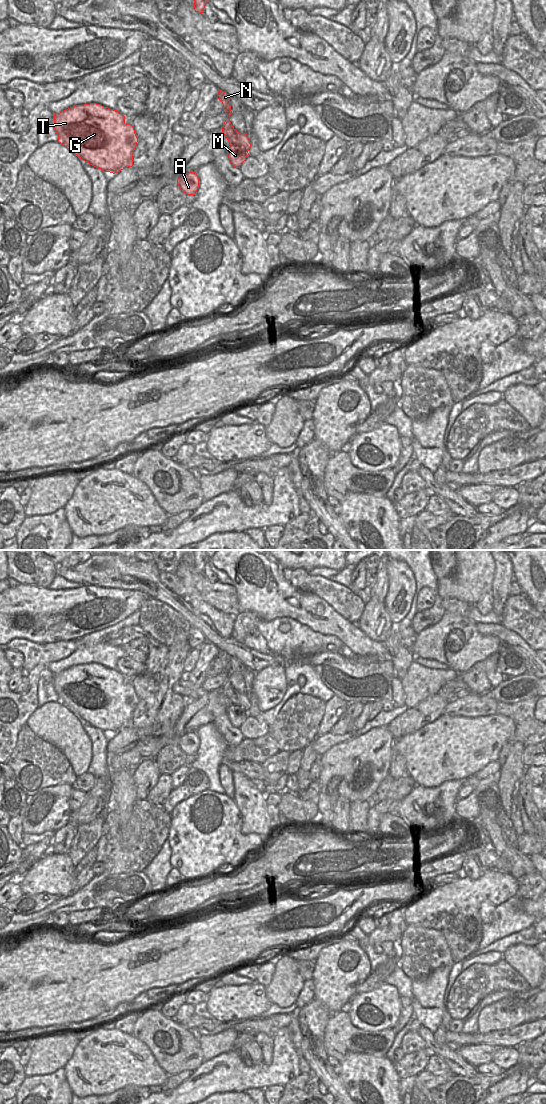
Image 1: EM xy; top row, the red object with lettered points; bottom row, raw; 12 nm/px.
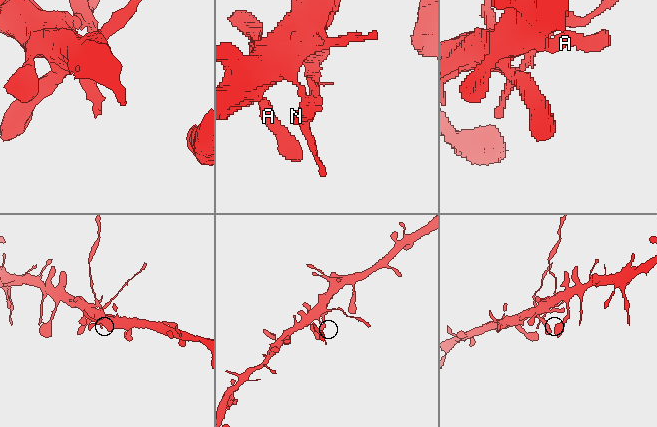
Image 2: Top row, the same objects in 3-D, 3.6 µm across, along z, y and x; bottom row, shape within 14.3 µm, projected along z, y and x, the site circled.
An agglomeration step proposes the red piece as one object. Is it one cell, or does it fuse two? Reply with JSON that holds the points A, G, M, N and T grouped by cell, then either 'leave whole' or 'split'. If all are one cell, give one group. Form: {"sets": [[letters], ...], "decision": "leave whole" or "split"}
{"sets": [["A", "G", "M", "T"], ["N"]], "decision": "split"}

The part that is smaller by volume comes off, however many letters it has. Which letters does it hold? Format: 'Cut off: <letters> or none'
Cut off: N

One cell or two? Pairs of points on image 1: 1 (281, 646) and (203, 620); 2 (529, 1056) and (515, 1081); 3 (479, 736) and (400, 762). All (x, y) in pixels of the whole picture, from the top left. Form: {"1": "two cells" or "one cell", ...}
{"1": "two cells", "2": "one cell", "3": "two cells"}

